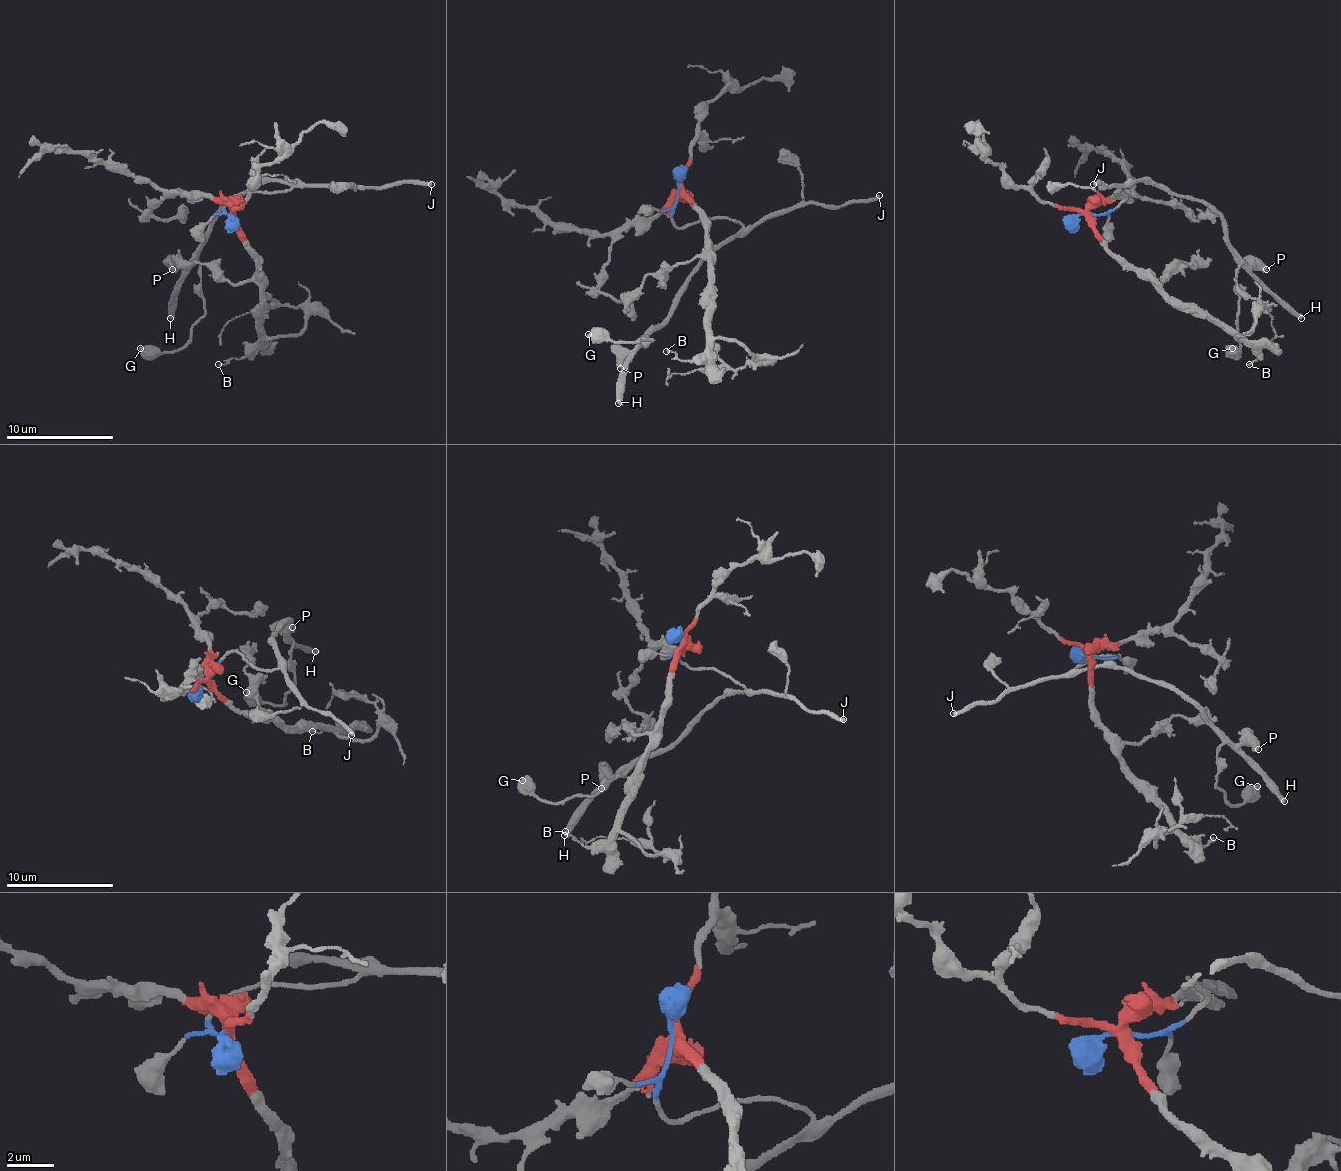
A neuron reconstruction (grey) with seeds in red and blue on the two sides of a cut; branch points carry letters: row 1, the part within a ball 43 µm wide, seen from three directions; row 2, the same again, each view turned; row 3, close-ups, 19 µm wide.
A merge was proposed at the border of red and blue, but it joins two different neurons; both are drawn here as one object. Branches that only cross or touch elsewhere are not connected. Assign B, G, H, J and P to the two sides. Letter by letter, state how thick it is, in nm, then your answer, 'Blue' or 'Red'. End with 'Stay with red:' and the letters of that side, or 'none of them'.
B: Thickness 110 nm. Red
G: Thickness 650 nm. Blue
H: Thickness 360 nm. Blue
J: Thickness 280 nm. Blue
P: Thickness 550 nm. Blue
Stay with red: B

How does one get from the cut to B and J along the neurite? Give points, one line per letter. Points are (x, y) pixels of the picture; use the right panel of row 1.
B: (1085, 214), (1098, 238), (1114, 254), (1138, 267), (1168, 297), (1194, 302), (1242, 337), (1259, 358), (1248, 364)
J: (1085, 214), (1111, 211), (1125, 198), (1119, 190), (1117, 193), (1125, 187), (1101, 187), (1101, 182), (1093, 185)

